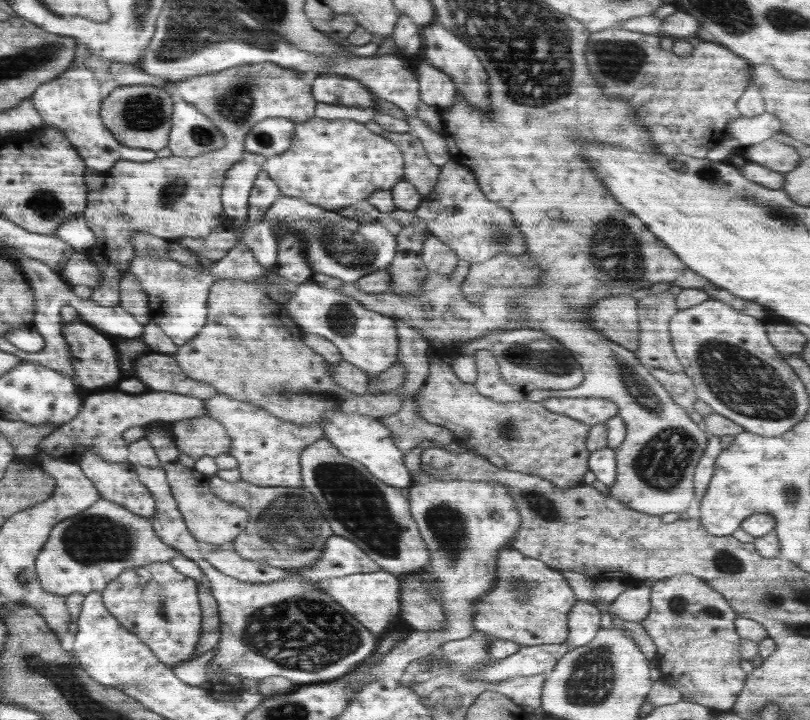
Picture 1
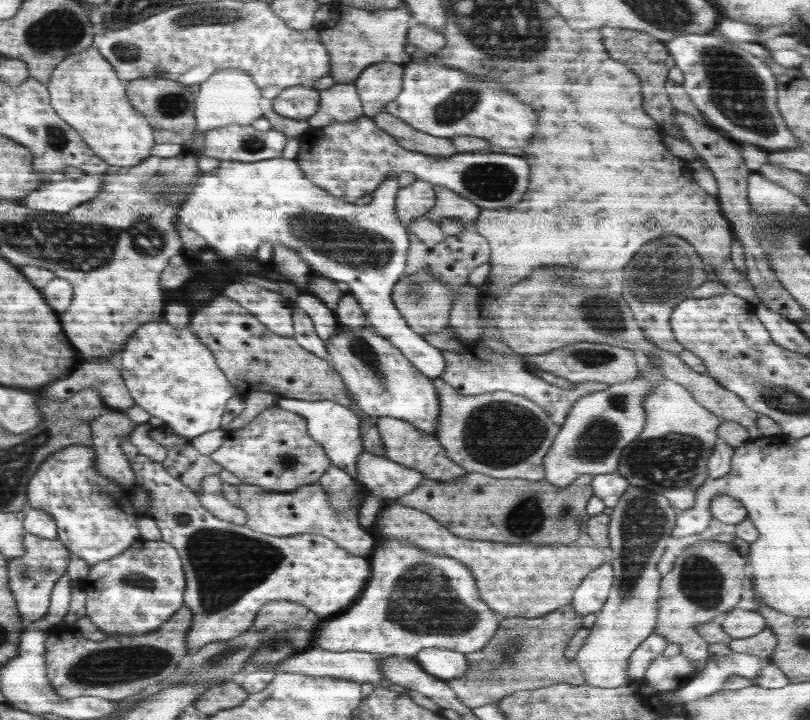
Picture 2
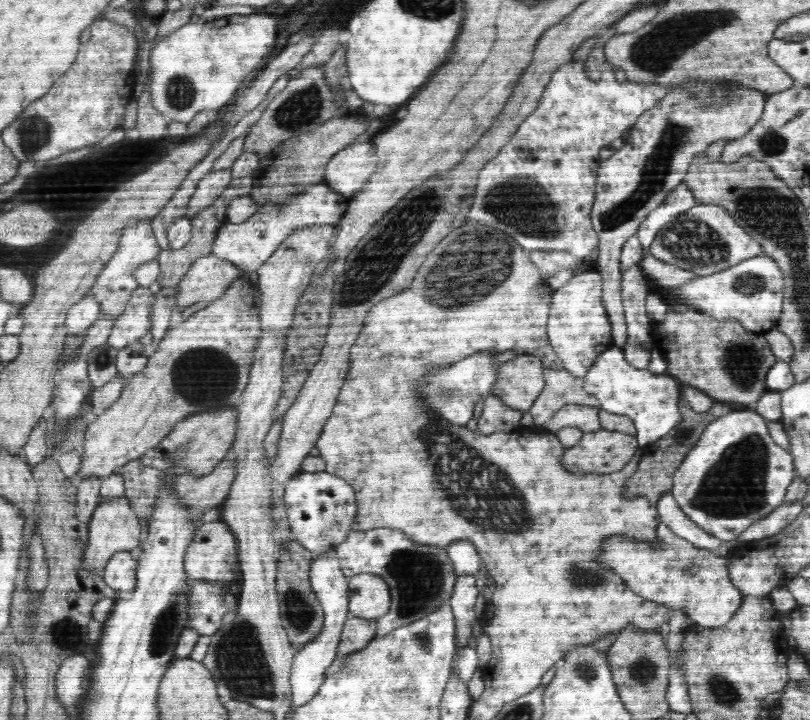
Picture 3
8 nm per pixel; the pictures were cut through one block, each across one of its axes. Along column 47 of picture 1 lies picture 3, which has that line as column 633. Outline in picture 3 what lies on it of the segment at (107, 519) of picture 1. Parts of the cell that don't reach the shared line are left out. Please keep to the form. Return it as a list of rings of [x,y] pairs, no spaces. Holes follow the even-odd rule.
[[[667,524],[658,526],[658,544],[642,544],[612,537],[598,554],[598,561],[622,576],[630,589],[648,603],[660,604],[673,611],[681,610],[694,626],[718,628],[725,625],[740,608],[744,595],[730,583],[729,556],[719,557],[707,548],[698,548],[688,540],[677,536]]]

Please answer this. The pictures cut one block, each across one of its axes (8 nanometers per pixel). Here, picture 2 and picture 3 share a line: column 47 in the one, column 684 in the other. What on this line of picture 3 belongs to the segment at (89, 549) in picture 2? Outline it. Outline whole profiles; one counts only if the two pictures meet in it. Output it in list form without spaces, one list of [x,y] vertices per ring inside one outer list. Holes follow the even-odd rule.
[[[750,408],[729,412],[706,427],[692,451],[686,454],[684,462],[674,472],[671,493],[680,509],[696,525],[723,542],[732,542],[739,539],[750,524],[766,518],[784,504],[787,488],[794,478],[792,455],[772,440],[767,420]]]

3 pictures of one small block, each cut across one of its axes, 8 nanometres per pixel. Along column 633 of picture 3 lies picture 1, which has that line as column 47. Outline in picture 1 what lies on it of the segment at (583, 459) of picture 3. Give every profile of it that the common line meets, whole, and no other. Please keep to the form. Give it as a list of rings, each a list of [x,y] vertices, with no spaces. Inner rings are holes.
[[[120,390],[102,393],[86,392],[79,414],[40,440],[40,443],[36,445],[35,455],[46,454],[48,458],[54,458],[54,460],[78,463],[82,454],[94,452],[106,462],[131,464],[134,460],[123,438],[124,431],[132,427],[144,427],[158,420],[172,423],[174,420],[208,416],[206,407],[204,400],[194,396],[152,390],[146,390],[138,395],[126,394]]]

